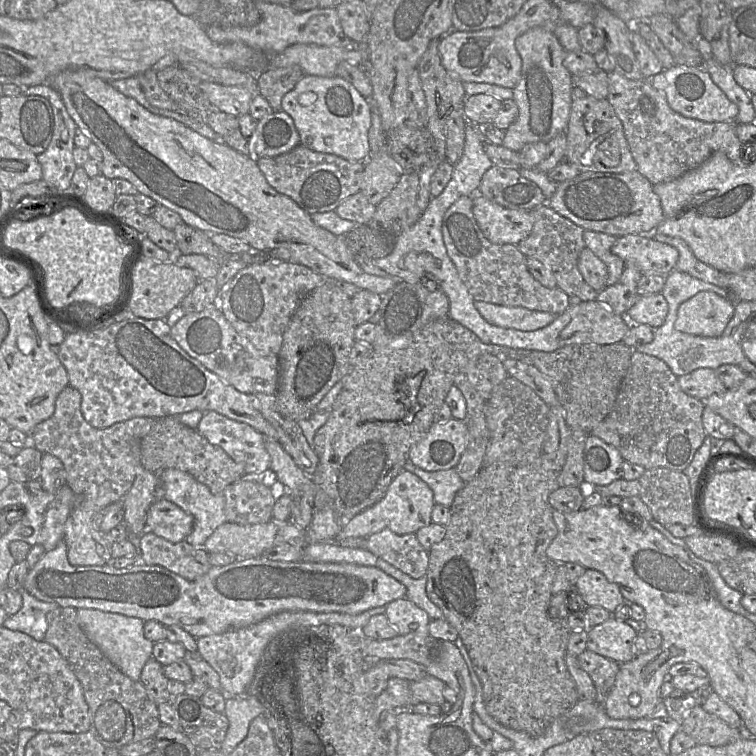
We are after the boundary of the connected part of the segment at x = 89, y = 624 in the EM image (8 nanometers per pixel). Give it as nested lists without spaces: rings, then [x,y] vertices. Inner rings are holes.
[[[76,609],[77,621],[88,639],[126,676],[139,681],[145,663],[152,657],[154,643],[144,636],[144,622],[136,617],[97,609]]]

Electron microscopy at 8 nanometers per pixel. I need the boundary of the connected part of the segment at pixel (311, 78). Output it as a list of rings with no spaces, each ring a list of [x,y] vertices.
[[[305,75],[281,101],[282,111],[294,121],[300,145],[315,152],[363,163],[370,153],[368,132],[371,127],[372,105],[370,98],[364,98],[353,85],[337,75]]]

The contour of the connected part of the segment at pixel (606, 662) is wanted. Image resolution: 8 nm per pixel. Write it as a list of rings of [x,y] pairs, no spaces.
[[[589,650],[578,655],[577,661],[594,682],[597,702],[603,705],[606,694],[615,683],[620,664]]]

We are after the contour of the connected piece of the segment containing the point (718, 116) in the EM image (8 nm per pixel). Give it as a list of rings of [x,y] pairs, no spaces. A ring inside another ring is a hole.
[[[675,65],[653,76],[650,84],[660,91],[677,113],[704,122],[727,122],[737,119],[738,106],[730,101],[702,67]]]

